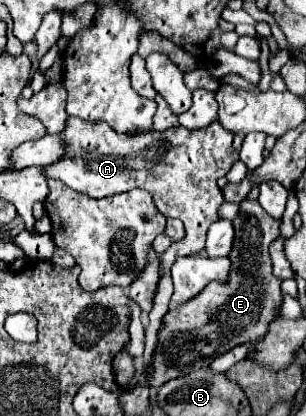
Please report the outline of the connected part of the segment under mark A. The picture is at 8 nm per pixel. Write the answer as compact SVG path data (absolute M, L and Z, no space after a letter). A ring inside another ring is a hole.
M69 117L63 137L67 137L67 157L45 167L49 177L61 179L67 187L95 199L131 189L145 189L151 193L161 215L177 217L185 225L185 237L179 243L173 243L161 255L161 277L153 297L153 309L147 315L149 325L145 325L145 337L157 337L173 293L169 269L177 257L195 255L203 249L207 229L219 219L217 211L223 203L223 193L217 187L217 179L225 177L233 163L239 161L239 149L245 135L227 133L217 120L207 129L195 133L185 127L175 127L167 133L143 133L129 137L115 133L109 125L103 125L103 121L91 125L87 121L79 121L77 117Z

